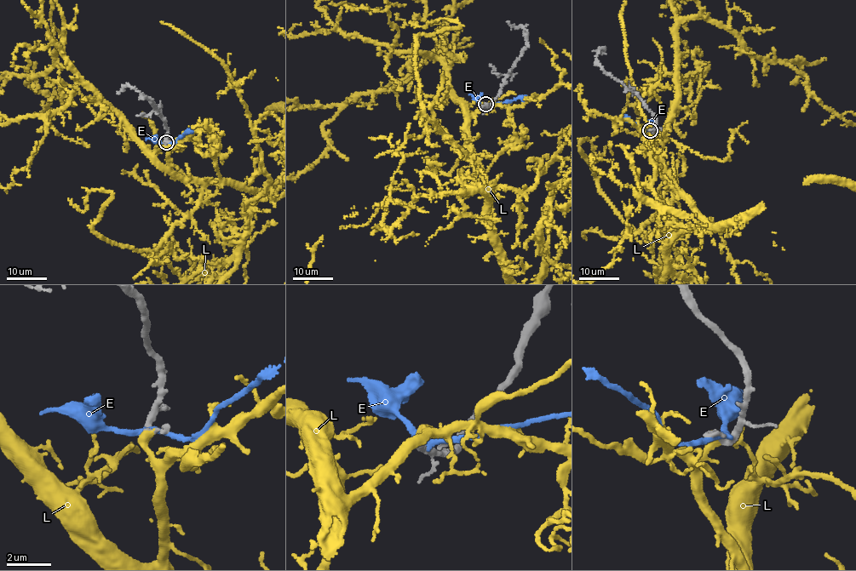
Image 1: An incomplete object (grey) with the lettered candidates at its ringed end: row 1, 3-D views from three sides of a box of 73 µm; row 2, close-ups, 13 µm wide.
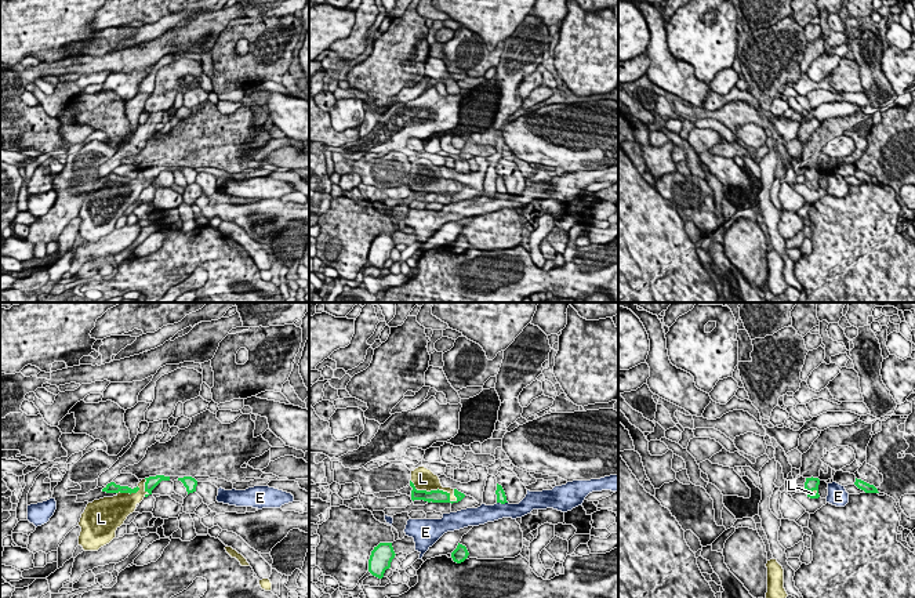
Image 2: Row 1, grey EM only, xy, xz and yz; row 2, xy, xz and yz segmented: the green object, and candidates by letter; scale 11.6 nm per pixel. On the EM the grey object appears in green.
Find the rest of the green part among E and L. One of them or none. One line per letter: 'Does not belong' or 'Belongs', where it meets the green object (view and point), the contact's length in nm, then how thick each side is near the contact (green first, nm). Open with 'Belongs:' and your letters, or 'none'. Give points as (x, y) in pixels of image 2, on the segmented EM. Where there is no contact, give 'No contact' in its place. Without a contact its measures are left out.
Belongs: L
E: Does not belong. Touches green at xz (503, 503). Shared border 130 nm. Thickness 120 nm (green) against 200 nm
L: Belongs. Touches green at xz (434, 490). Shared border 600 nm. Thickness 160 nm (green) against 260 nm

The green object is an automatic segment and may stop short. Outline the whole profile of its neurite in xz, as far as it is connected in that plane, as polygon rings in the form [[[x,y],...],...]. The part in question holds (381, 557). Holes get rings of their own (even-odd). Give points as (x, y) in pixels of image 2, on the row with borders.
[[[380,543],[371,551],[368,559],[368,572],[375,577],[382,579],[385,570],[391,568],[391,562],[395,555],[396,554],[393,551],[392,543]]]

